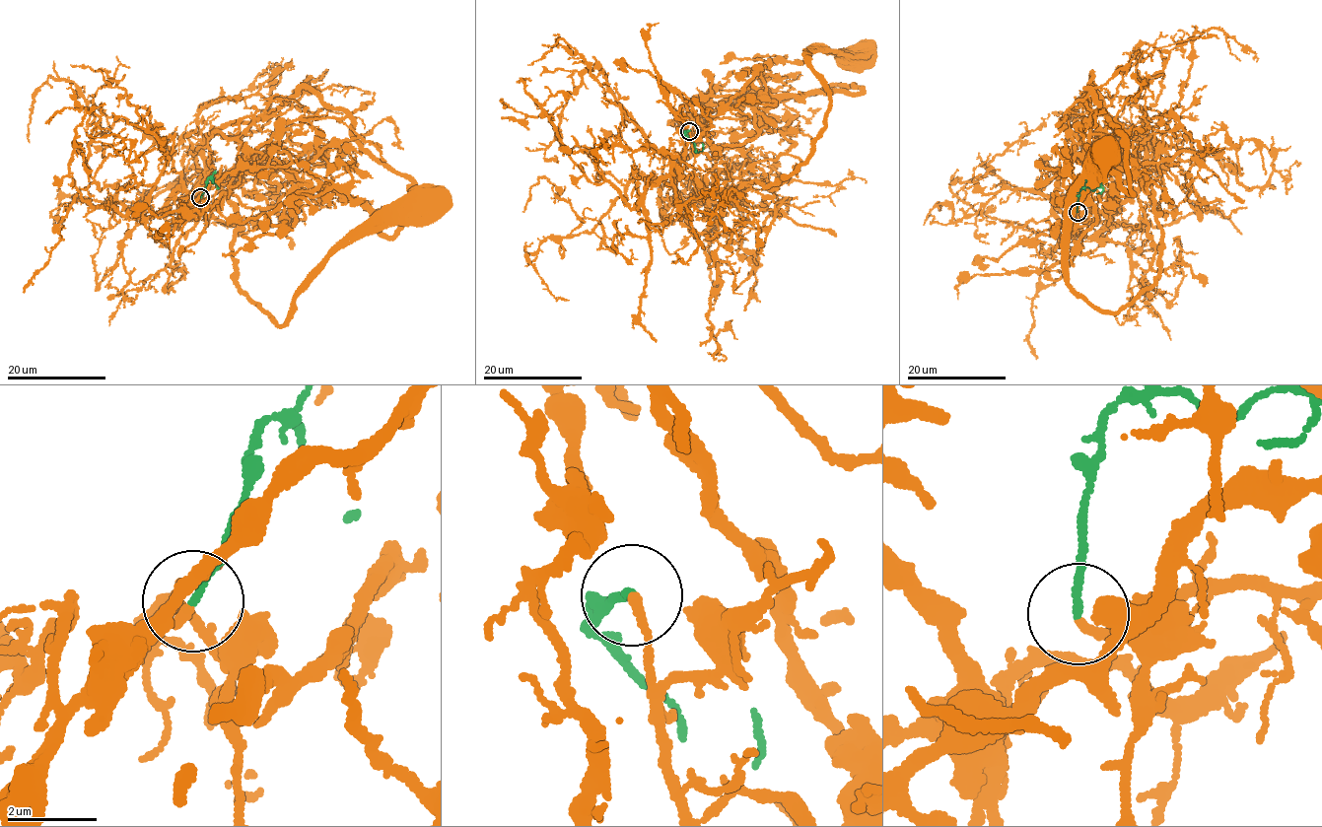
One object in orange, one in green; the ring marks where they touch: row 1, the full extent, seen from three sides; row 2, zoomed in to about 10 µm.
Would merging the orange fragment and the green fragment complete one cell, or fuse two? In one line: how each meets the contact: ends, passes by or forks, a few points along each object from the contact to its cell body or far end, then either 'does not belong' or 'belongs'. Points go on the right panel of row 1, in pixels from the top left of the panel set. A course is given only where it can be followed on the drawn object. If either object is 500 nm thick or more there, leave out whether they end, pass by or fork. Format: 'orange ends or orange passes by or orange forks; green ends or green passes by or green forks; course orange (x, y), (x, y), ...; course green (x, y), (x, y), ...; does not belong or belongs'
orange ends; green ends; course orange (1077, 212), (1120, 203), (1144, 175), (1150, 185), (1160, 273), (1114, 312), (1092, 308), (1064, 265), (1106, 153); course green (1077, 212), (1081, 188), (1102, 188), (1096, 193); belongs

